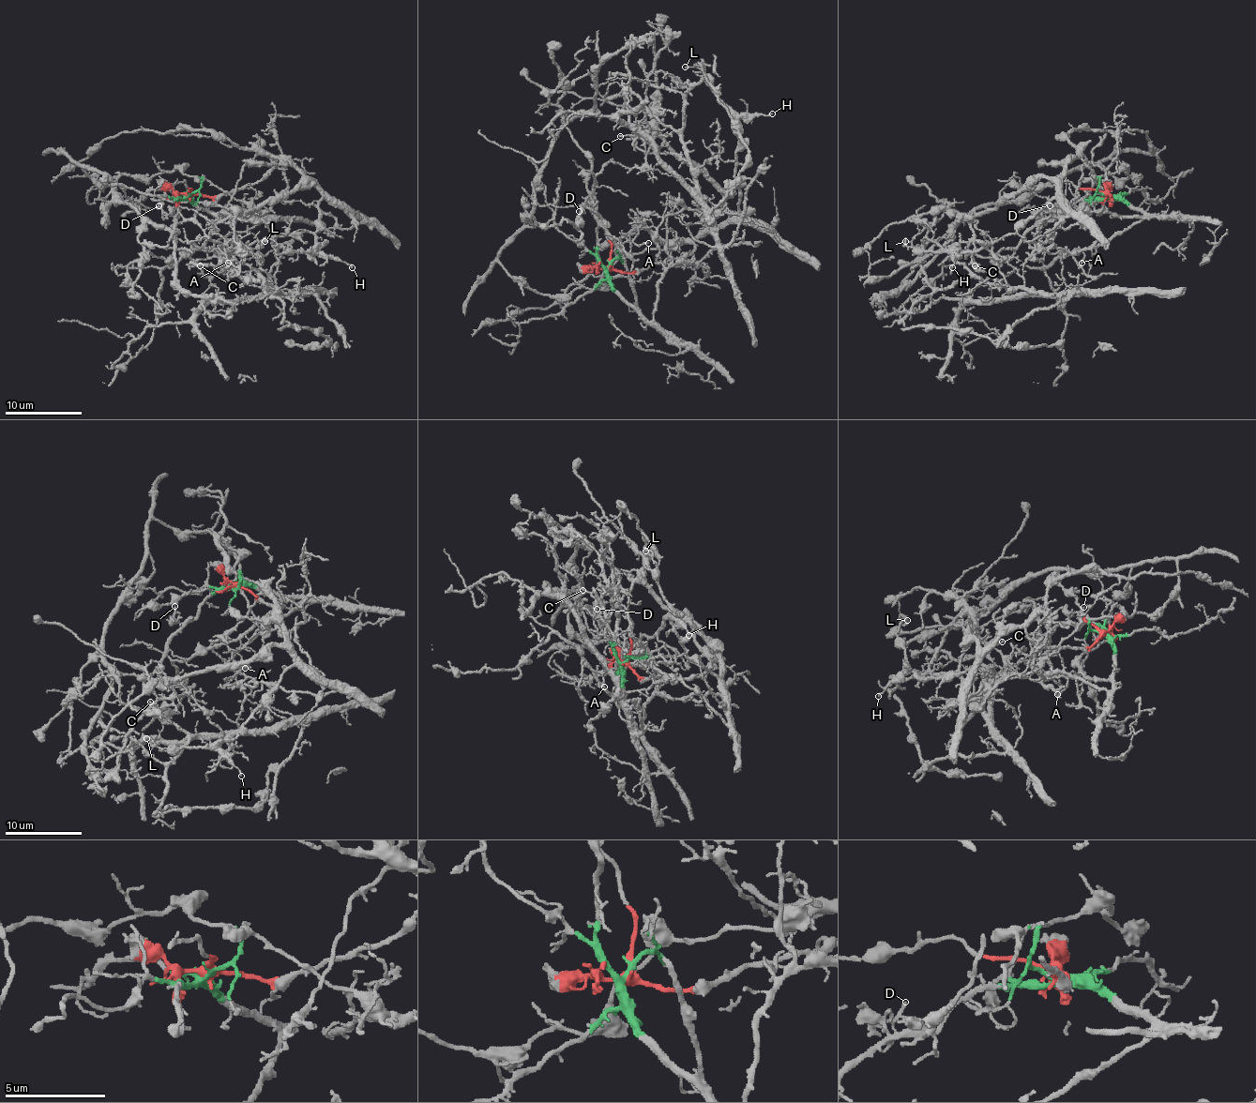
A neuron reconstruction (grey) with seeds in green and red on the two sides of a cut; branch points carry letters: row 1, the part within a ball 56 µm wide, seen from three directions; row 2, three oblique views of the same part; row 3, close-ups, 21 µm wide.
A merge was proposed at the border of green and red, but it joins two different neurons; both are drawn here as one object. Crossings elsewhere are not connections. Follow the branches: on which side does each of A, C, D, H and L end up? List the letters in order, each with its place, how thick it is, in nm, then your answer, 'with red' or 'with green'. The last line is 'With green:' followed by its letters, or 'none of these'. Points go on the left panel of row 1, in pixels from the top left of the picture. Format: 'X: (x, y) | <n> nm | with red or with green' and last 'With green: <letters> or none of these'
A: (228, 263) | 130 nm | with green
C: (200, 265) | 130 nm | with red
D: (158, 205) | 90 nm | with green
H: (352, 267) | 110 nm | with red
L: (264, 241) | 150 nm | with red
With green: A, D

